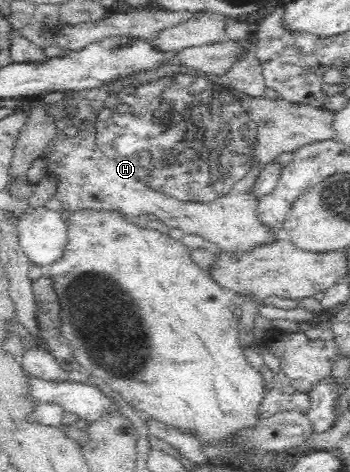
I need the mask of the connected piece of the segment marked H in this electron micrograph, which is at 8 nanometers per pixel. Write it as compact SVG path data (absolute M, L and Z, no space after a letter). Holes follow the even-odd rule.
M162 62L154 68L134 70L132 74L126 74L126 77L118 81L106 82L105 85L92 90L66 91L70 96L67 100L45 110L46 115L55 118L57 128L54 138L42 150L42 155L46 156L46 170L58 180L58 189L54 197L60 201L62 210L74 213L81 210L112 211L120 213L126 219L141 214L154 215L166 226L180 229L185 234L198 233L206 243L213 242L226 252L246 252L250 248L274 241L256 215L258 201L248 193L260 171L274 162L279 154L294 152L306 144L334 137L334 129L330 125L333 114L326 110L290 103L279 97L275 100L266 95L256 98L230 88L225 77L200 73L199 70L187 68L176 62ZM64 107L74 108L74 116L67 119ZM248 138L252 142L256 138L256 146L252 148L252 168L220 168L220 152L226 150L230 142L232 146L234 142L238 146L240 142L244 144L244 140L248 142ZM238 174L242 180L236 184L234 176L238 178ZM216 198L222 202L202 204L179 201Z

